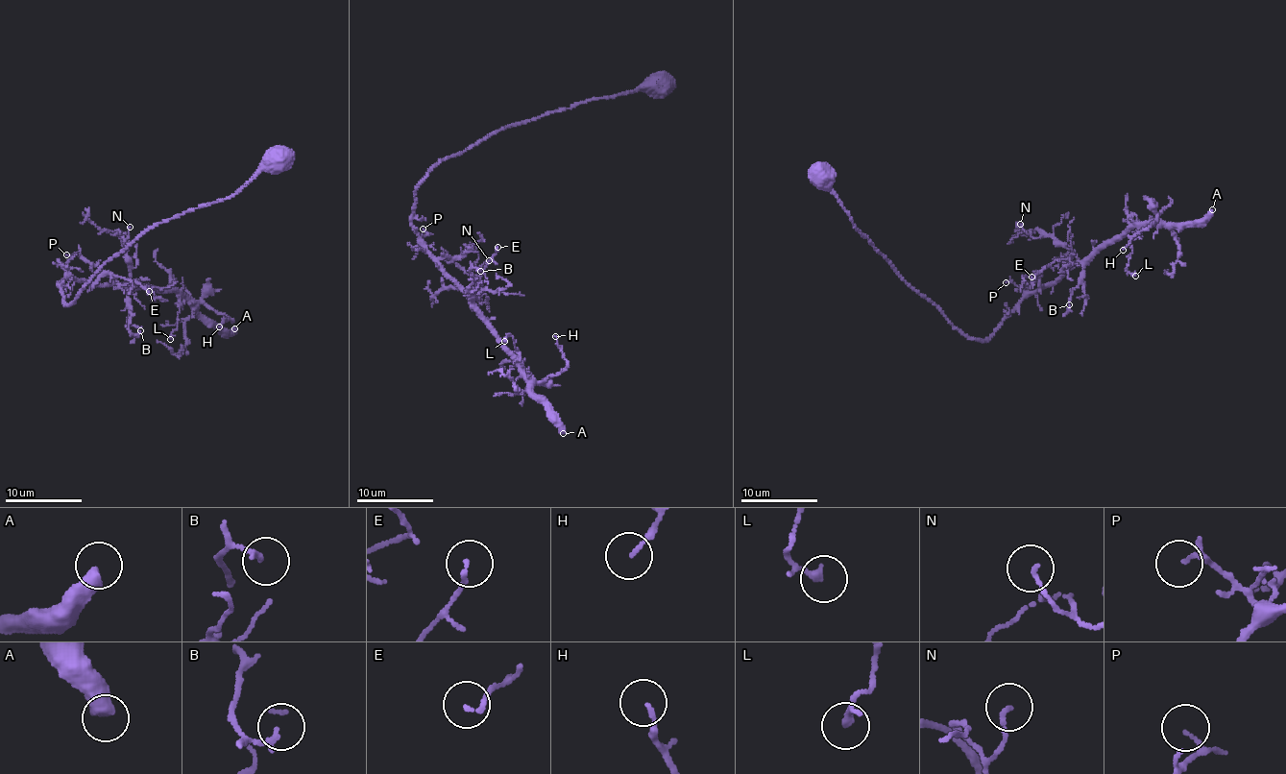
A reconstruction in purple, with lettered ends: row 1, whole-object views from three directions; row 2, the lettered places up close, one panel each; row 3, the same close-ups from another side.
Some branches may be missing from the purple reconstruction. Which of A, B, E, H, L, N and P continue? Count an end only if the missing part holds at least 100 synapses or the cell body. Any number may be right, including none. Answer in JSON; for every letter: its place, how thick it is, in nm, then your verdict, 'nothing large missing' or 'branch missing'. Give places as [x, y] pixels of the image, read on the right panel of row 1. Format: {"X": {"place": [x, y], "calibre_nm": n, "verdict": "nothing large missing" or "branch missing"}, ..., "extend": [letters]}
{"A": {"place": [1212, 209], "calibre_nm": 500, "verdict": "branch missing"}, "B": {"place": [1069, 304], "calibre_nm": 120, "verdict": "nothing large missing"}, "E": {"place": [1031, 277], "calibre_nm": 130, "verdict": "nothing large missing"}, "H": {"place": [1123, 250], "calibre_nm": 130, "verdict": "nothing large missing"}, "L": {"place": [1135, 276], "calibre_nm": 140, "verdict": "nothing large missing"}, "N": {"place": [1020, 224], "calibre_nm": 130, "verdict": "nothing large missing"}, "P": {"place": [1006, 282], "calibre_nm": 70, "verdict": "nothing large missing"}, "extend": ["A"]}

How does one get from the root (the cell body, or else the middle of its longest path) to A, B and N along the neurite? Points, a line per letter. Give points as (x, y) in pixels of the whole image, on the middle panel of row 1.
A: (663, 83), (496, 131), (441, 160), (414, 195), (412, 228), (424, 251), (517, 360), (529, 393), (563, 433)
B: (663, 83), (508, 126), (432, 168), (414, 195), (412, 228), (429, 256), (473, 300), (470, 270), (480, 271)
N: (663, 83), (508, 126), (432, 168), (414, 195), (411, 221), (424, 251), (473, 299), (479, 265), (489, 260)

